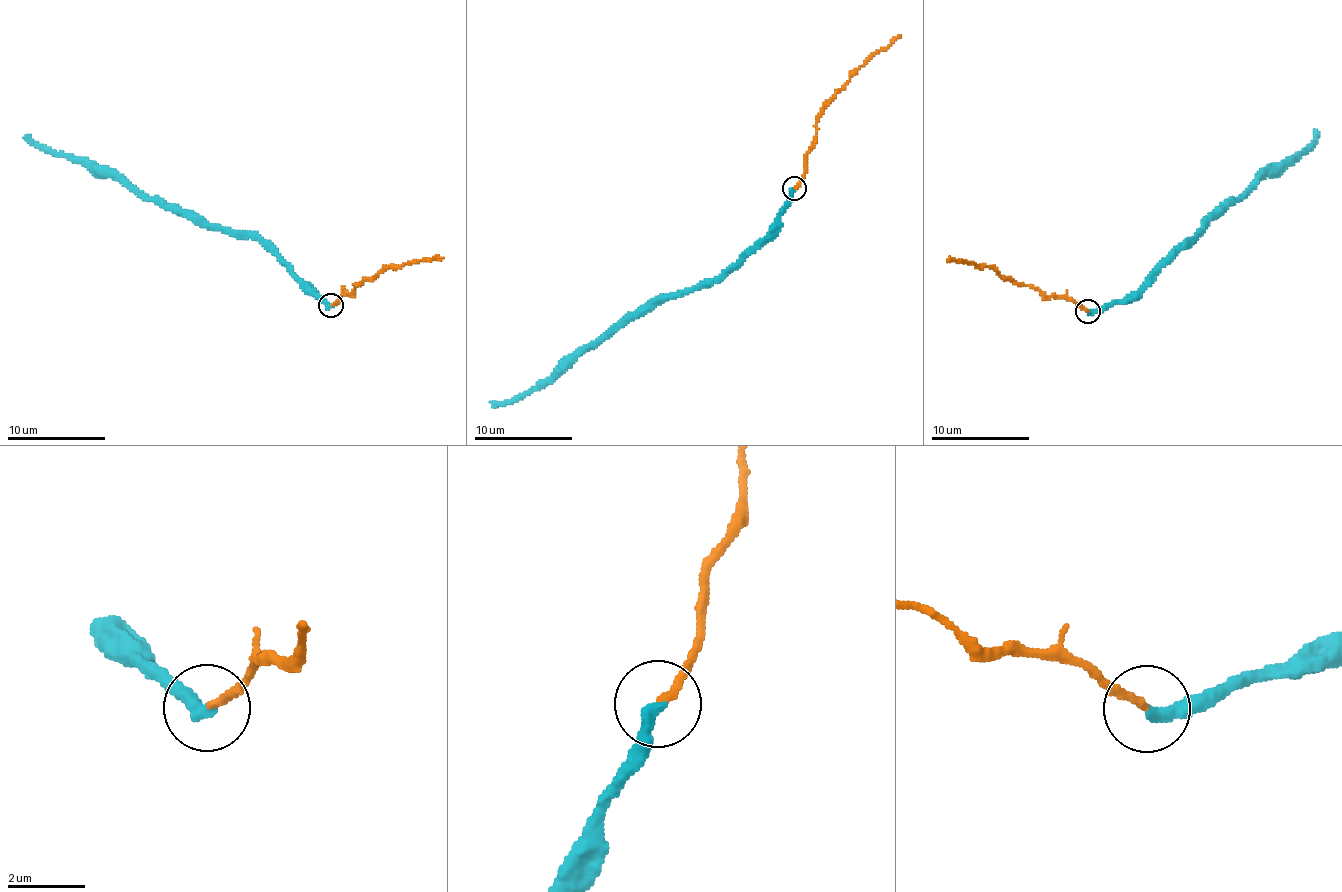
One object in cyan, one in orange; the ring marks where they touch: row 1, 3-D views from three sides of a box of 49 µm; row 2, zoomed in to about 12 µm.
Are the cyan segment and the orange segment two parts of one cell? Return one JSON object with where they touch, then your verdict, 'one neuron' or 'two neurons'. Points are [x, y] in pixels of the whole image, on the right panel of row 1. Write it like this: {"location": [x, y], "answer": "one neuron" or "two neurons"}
{"location": [1087, 311], "answer": "two neurons"}

